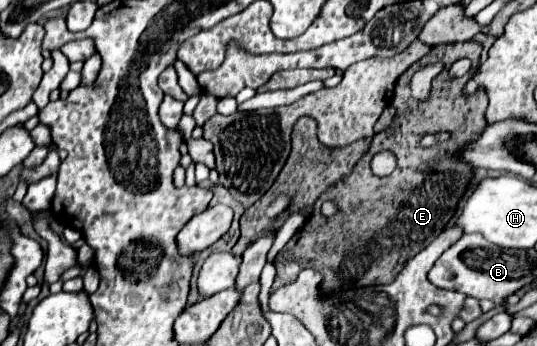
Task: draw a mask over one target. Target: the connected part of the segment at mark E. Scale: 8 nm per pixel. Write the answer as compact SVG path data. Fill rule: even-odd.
M474 41L466 43L450 43L450 45L434 45L432 51L416 61L406 73L402 73L396 83L392 105L396 107L396 117L386 131L374 135L368 153L356 163L352 175L338 181L316 201L312 217L306 225L294 235L286 247L276 257L276 279L272 291L280 285L292 283L294 277L304 269L312 267L322 275L320 289L324 295L330 295L338 289L354 289L354 287L370 287L370 285L386 285L392 283L400 269L414 257L418 251L428 247L432 239L446 227L456 209L458 197L464 193L472 171L466 165L458 165L452 161L452 151L462 147L462 143L470 141L480 129L486 125L486 107L488 97L484 91L478 91L472 97L462 95L462 87L468 77L450 79L448 67L462 57L470 57L474 65L478 65L482 47ZM442 61L444 69L432 81L432 95L424 103L416 103L410 97L410 77L424 65ZM448 131L450 141L446 147L420 147L420 139L424 133L440 133ZM382 149L392 149L398 159L398 167L388 177L376 177L370 171L370 159L374 153ZM322 203L336 203L338 213L332 217L322 217Z

